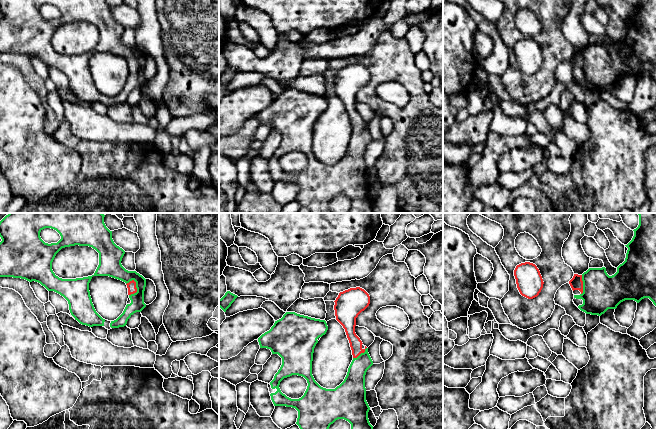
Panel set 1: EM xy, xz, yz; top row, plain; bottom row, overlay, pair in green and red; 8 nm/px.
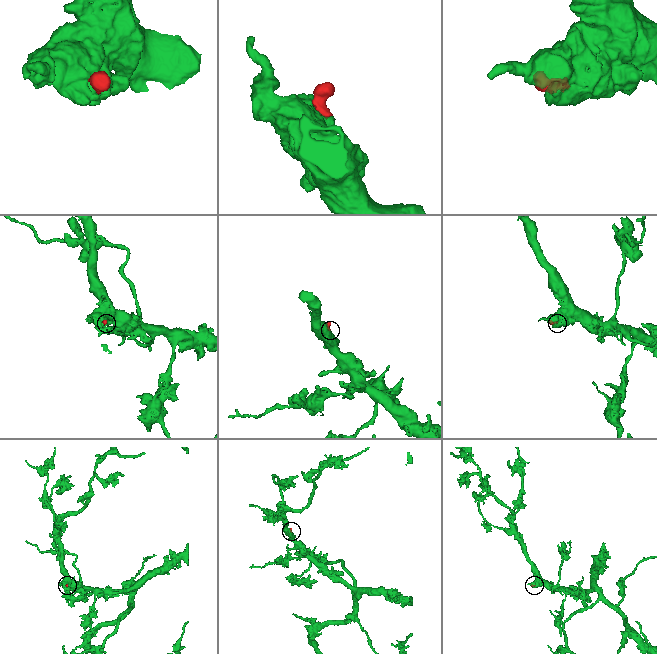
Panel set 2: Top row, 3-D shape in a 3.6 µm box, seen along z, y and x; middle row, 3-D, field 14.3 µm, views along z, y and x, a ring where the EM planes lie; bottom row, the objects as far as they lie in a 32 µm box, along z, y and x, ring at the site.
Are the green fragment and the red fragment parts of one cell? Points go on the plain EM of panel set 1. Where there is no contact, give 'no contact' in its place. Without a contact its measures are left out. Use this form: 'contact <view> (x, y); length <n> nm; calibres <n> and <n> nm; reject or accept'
contact xy (137, 65); length 140 nm; calibres 140 and 70 nm; accept

